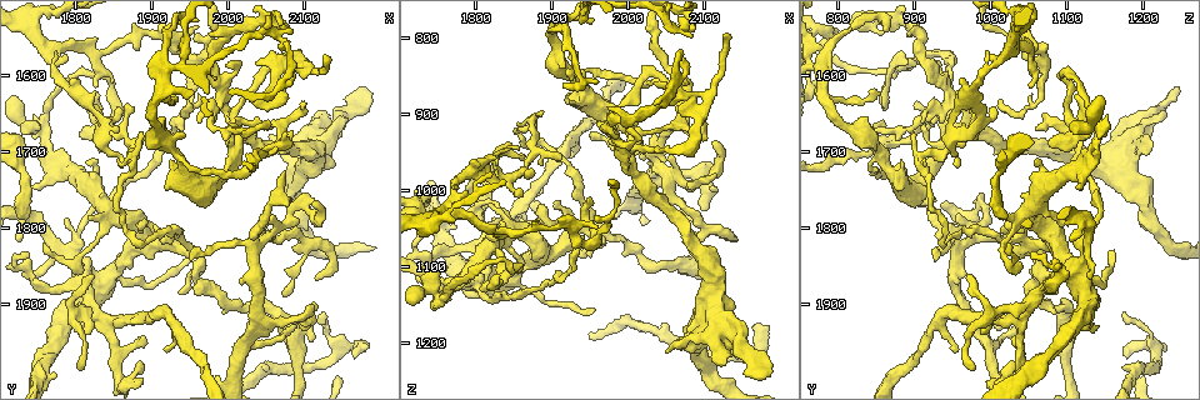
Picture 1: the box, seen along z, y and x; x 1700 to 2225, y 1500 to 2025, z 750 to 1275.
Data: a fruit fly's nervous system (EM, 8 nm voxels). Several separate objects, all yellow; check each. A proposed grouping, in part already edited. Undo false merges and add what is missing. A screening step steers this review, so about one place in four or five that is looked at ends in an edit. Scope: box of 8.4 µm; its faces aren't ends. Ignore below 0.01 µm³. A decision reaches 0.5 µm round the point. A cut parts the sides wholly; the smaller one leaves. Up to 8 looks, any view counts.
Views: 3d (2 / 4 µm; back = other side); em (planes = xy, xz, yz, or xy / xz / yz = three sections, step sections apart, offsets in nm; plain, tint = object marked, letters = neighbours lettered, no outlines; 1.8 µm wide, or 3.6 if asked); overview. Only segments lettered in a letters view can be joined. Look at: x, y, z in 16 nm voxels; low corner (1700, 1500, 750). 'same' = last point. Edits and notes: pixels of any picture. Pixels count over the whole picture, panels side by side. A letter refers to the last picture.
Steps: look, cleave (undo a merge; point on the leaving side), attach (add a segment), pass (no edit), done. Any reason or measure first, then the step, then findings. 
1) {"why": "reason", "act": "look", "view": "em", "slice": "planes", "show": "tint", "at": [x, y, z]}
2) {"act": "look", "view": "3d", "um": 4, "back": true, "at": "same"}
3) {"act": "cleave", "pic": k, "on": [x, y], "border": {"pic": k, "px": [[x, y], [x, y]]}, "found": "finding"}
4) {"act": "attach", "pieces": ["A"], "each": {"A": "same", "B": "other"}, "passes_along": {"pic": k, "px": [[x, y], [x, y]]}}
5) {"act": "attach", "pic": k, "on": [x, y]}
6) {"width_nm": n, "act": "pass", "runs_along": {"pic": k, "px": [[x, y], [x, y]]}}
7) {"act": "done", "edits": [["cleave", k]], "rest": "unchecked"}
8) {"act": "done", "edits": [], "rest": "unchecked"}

{"why": "sharp bend", "act": "look", "view": "3d", "um": 4, "at": [1830, 1880, 1115]}

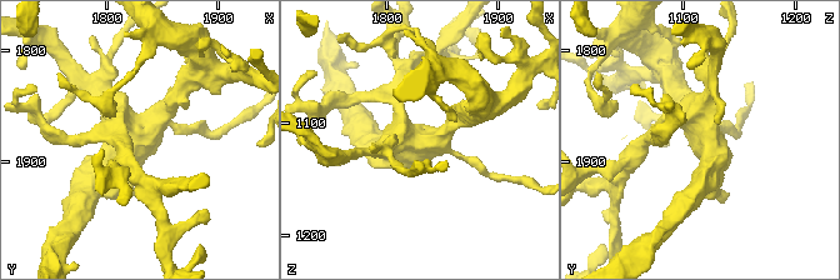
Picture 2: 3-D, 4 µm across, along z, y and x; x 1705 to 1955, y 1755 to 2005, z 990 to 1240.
{"why": "now the EM", "act": "look", "view": "em", "slice": "planes", "show": "letters", "at": [1828, 1878, 1118]}

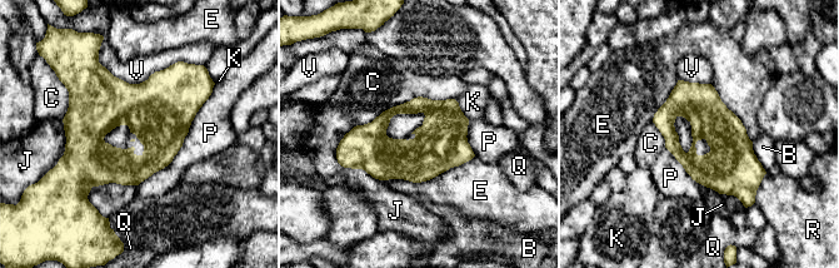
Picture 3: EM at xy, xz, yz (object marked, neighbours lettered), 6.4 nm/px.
{"act": "pass", "each": {"B": "other", "C": "other", "E": "other", "J": "other", "K": "other", "P": "other", "Q": "other", "R": "other", "V": "other"}, "border": {"pic": 3, "px": [[213, 88], [174, 158], [136, 185]]}, "found": "all the same neuron"}

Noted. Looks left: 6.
{"why": "small branch off a trunk", "act": "look", "view": "em", "slice": "planes", "show": "tint", "at": [1855, 1790, 1050]}

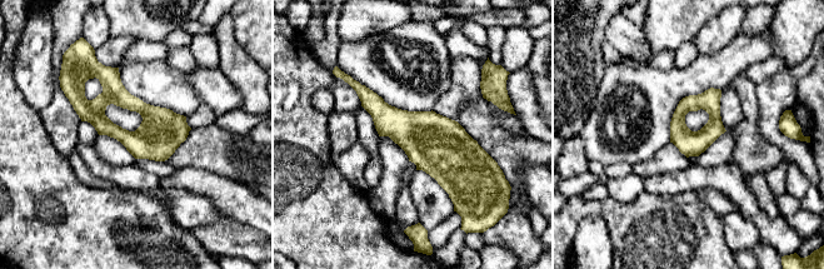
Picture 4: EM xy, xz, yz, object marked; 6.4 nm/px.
{"act": "look", "view": "em", "slice": "planes", "show": "letters", "at": "same"}

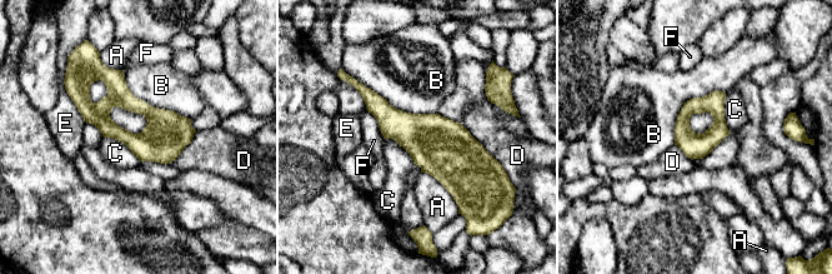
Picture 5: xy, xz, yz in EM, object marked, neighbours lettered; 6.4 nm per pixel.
{"act": "pass", "each": {"A": "other", "B": "other", "C": "other", "D": "other", "E": "other", "F": "other"}, "border": {"pic": 5, "px": [[725, 93], [725, 123], [731, 133]]}, "found": "continuous, no second neuron"}

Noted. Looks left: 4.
{"why": "sharp bend", "act": "look", "view": "3d", "um": 2, "at": [1870, 1710, 910]}

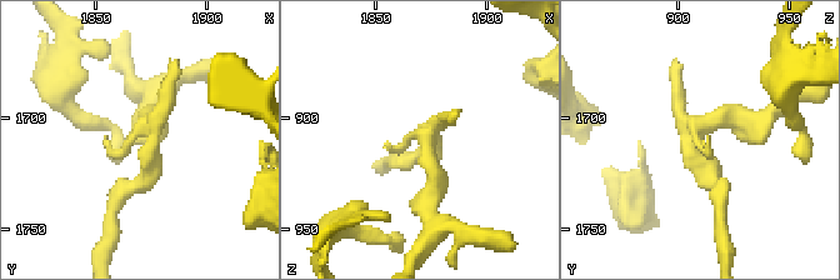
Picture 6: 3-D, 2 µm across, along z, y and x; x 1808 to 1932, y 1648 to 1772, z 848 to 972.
{"why": "need the tissue", "act": "look", "view": "em", "slice": "planes", "show": "letters", "at": [1872, 1709, 908]}

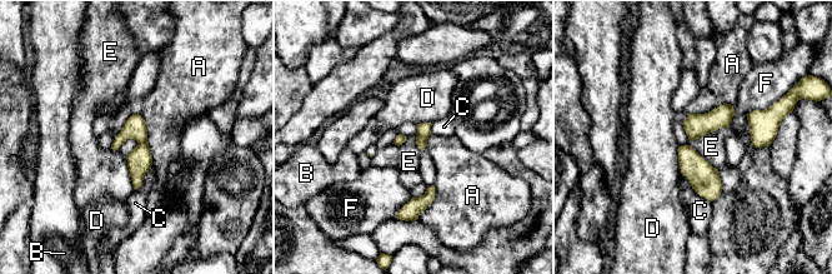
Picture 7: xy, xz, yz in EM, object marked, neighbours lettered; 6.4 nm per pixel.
{"act": "cleave", "pic": 7, "on": [421, 144], "each": {"A": "other", "B": "other", "C": "other", "D": "other", "E": "other", "F": "other"}, "border": {"pic": 7, "px": [[417, 135], [426, 142]]}, "found": "a second neuron is stuck on"}

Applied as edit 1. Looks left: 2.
{"act": "done", "edits": [["cleave", 7]], "rest": "unchecked"}

